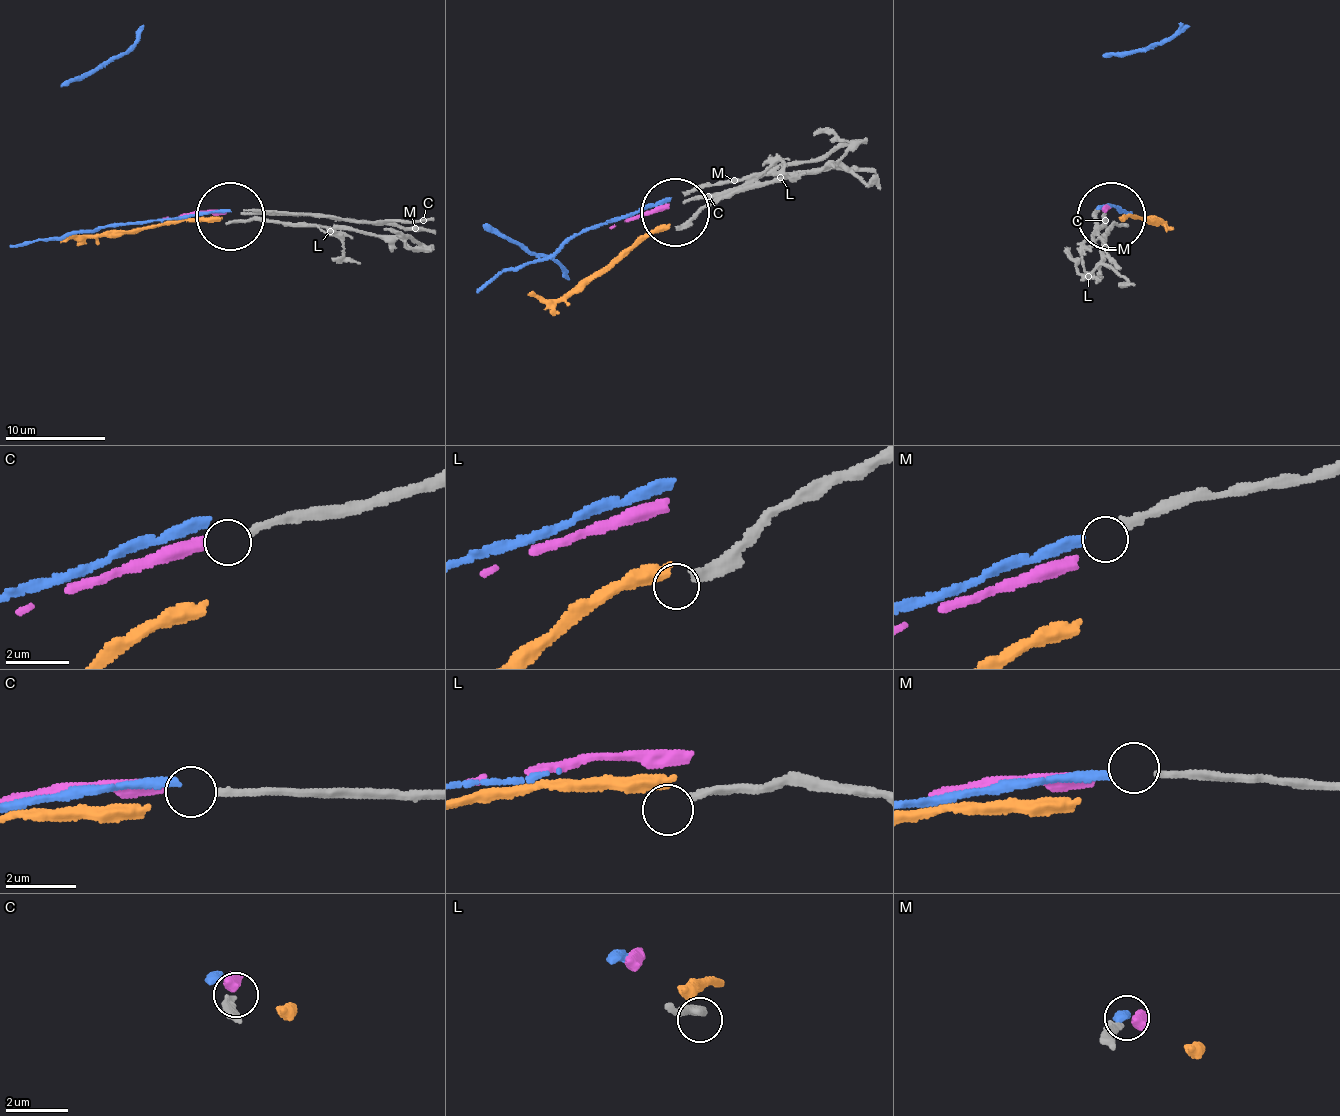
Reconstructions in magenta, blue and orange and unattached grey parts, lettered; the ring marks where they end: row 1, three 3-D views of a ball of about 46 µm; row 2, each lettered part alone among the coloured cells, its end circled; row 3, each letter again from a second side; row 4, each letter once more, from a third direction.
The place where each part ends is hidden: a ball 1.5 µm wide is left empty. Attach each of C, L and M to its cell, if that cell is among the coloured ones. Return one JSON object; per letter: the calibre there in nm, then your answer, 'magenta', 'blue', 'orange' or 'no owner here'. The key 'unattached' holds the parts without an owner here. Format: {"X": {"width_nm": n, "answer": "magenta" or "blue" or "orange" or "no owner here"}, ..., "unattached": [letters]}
{"C": {"width_nm": 200, "answer": "magenta"}, "L": {"width_nm": 280, "answer": "no owner here"}, "M": {"width_nm": 220, "answer": "blue"}, "unattached": ["L"]}

